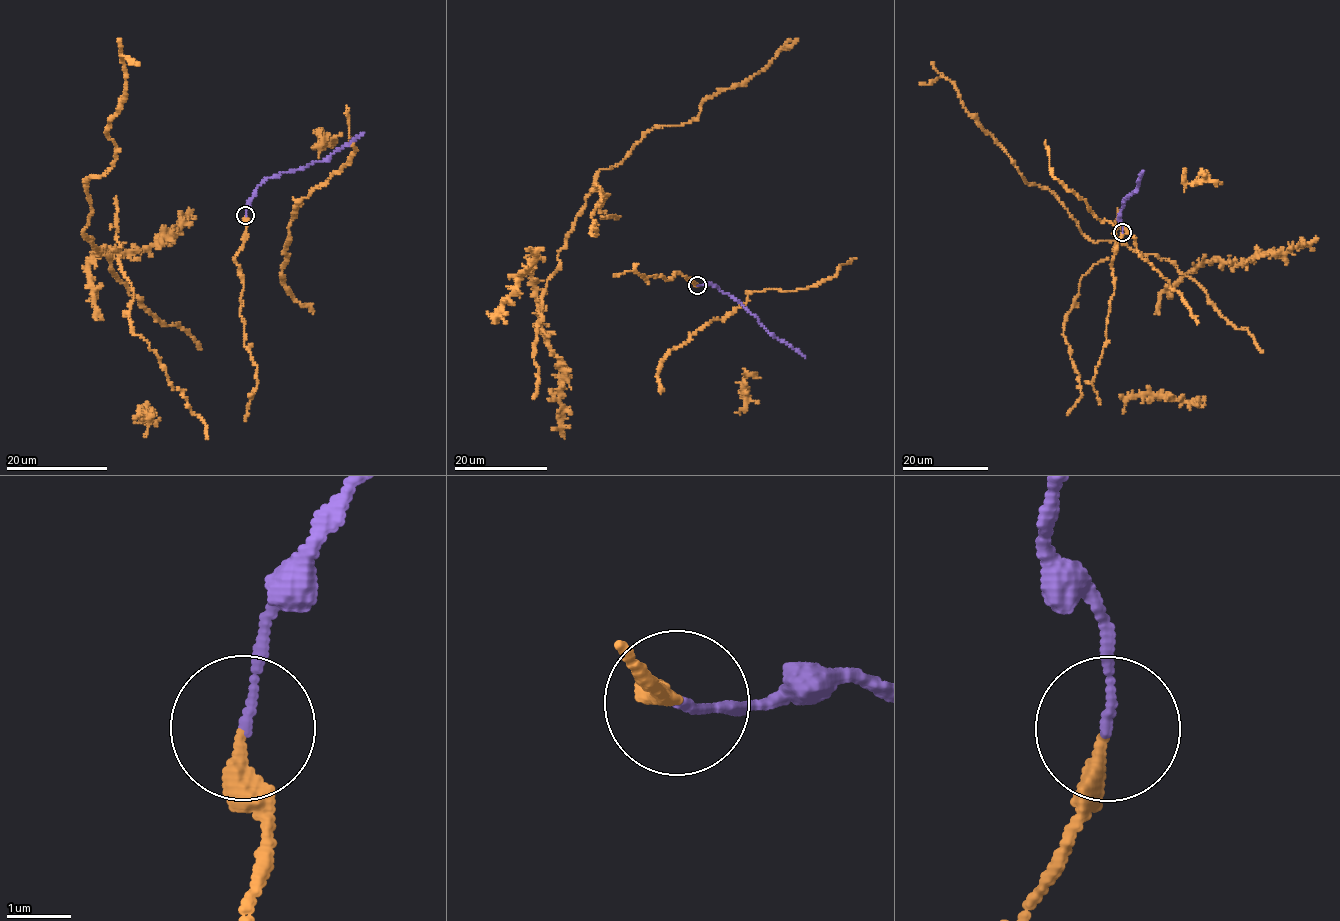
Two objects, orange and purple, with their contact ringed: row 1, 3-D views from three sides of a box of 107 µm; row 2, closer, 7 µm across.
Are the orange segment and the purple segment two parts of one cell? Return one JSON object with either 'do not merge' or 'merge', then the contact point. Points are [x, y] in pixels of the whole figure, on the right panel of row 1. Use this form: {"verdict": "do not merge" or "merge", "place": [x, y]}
{"verdict": "merge", "place": [1122, 232]}

